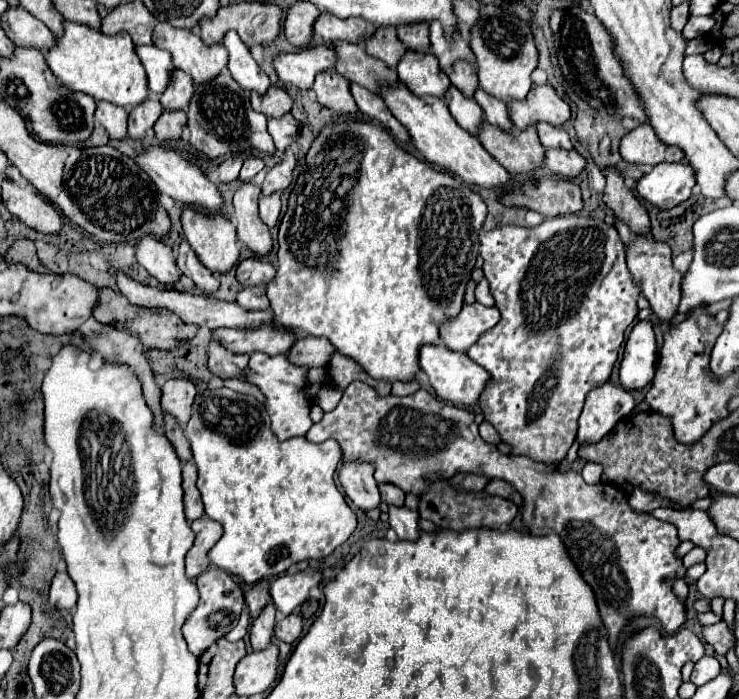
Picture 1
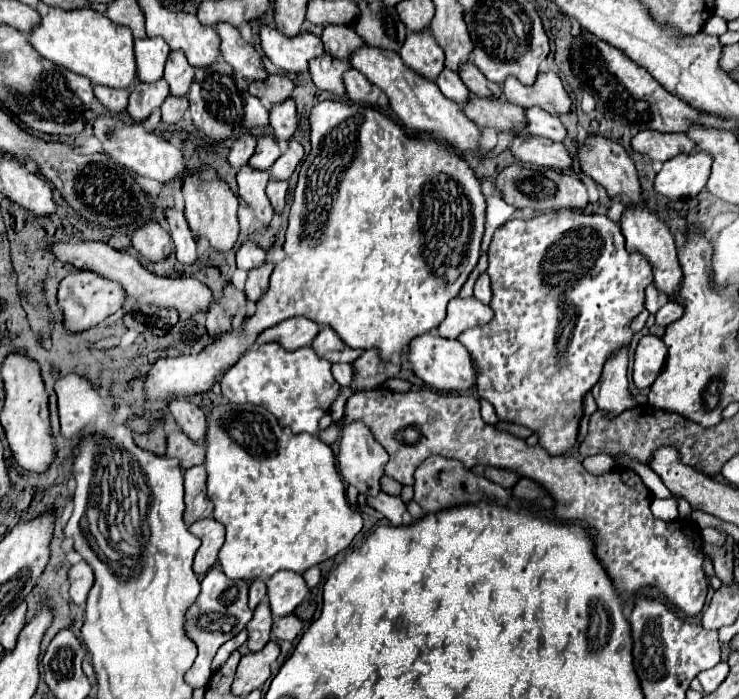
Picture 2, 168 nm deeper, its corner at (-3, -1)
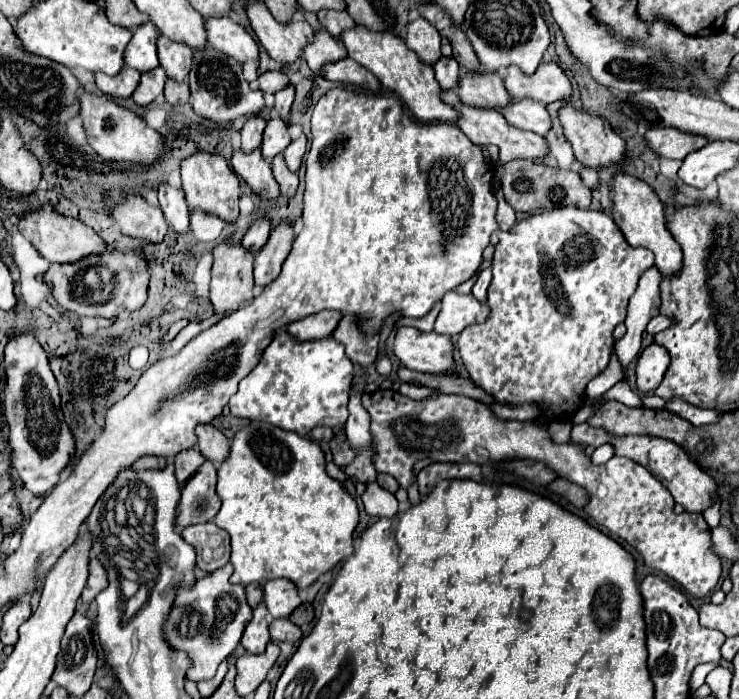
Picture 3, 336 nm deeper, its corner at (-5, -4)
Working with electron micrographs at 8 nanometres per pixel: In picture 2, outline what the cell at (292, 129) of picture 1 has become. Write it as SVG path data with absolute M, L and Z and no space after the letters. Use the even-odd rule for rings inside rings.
M292 98L276 102L270 108L270 126L278 140L288 140L296 130L296 106Z

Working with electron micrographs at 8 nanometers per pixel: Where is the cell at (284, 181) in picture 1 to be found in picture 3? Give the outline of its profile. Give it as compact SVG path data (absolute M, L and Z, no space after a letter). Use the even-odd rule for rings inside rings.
M298 137L296 141L292 141L286 149L284 149L284 161L288 165L288 169L292 171L298 171L300 163L302 163L302 157L304 157L304 151L306 151L306 137Z

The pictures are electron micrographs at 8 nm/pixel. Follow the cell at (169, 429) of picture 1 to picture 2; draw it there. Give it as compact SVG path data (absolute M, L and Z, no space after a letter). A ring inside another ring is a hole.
M174 430L168 434L168 450L166 450L168 458L176 458L182 466L182 470L188 470L192 466L204 464L206 458L206 450L202 444L192 442L184 432Z

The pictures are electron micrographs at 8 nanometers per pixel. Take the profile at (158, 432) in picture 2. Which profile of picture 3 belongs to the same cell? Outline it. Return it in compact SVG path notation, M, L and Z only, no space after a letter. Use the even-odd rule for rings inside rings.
M140 457L140 461L134 463L134 469L164 469L166 467L166 457Z

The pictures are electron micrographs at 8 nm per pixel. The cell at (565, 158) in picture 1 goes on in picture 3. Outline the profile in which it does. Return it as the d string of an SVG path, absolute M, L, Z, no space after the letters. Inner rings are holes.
M442 91L442 99L450 105L454 105L462 117L458 119L458 127L462 129L462 133L474 143L474 145L498 145L500 149L500 165L502 163L508 163L508 161L514 161L514 159L530 159L530 161L536 161L536 159L544 159L550 151L548 147L548 141L546 137L542 135L536 135L532 131L520 131L512 125L508 125L508 121L504 121L504 115L498 113L498 111L490 111L490 109L476 109L476 107L468 107L468 105L462 105L456 91Z

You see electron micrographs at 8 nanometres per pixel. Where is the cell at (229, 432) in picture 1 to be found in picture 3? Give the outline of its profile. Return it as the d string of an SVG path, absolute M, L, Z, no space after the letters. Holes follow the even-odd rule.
M248 421L234 433L230 455L218 467L216 493L222 507L214 517L214 523L226 529L232 539L232 583L264 585L264 581L284 577L296 583L298 589L304 589L354 551L352 533L358 525L356 501L346 493L340 481L328 477L324 451L310 437L264 425L264 421Z

